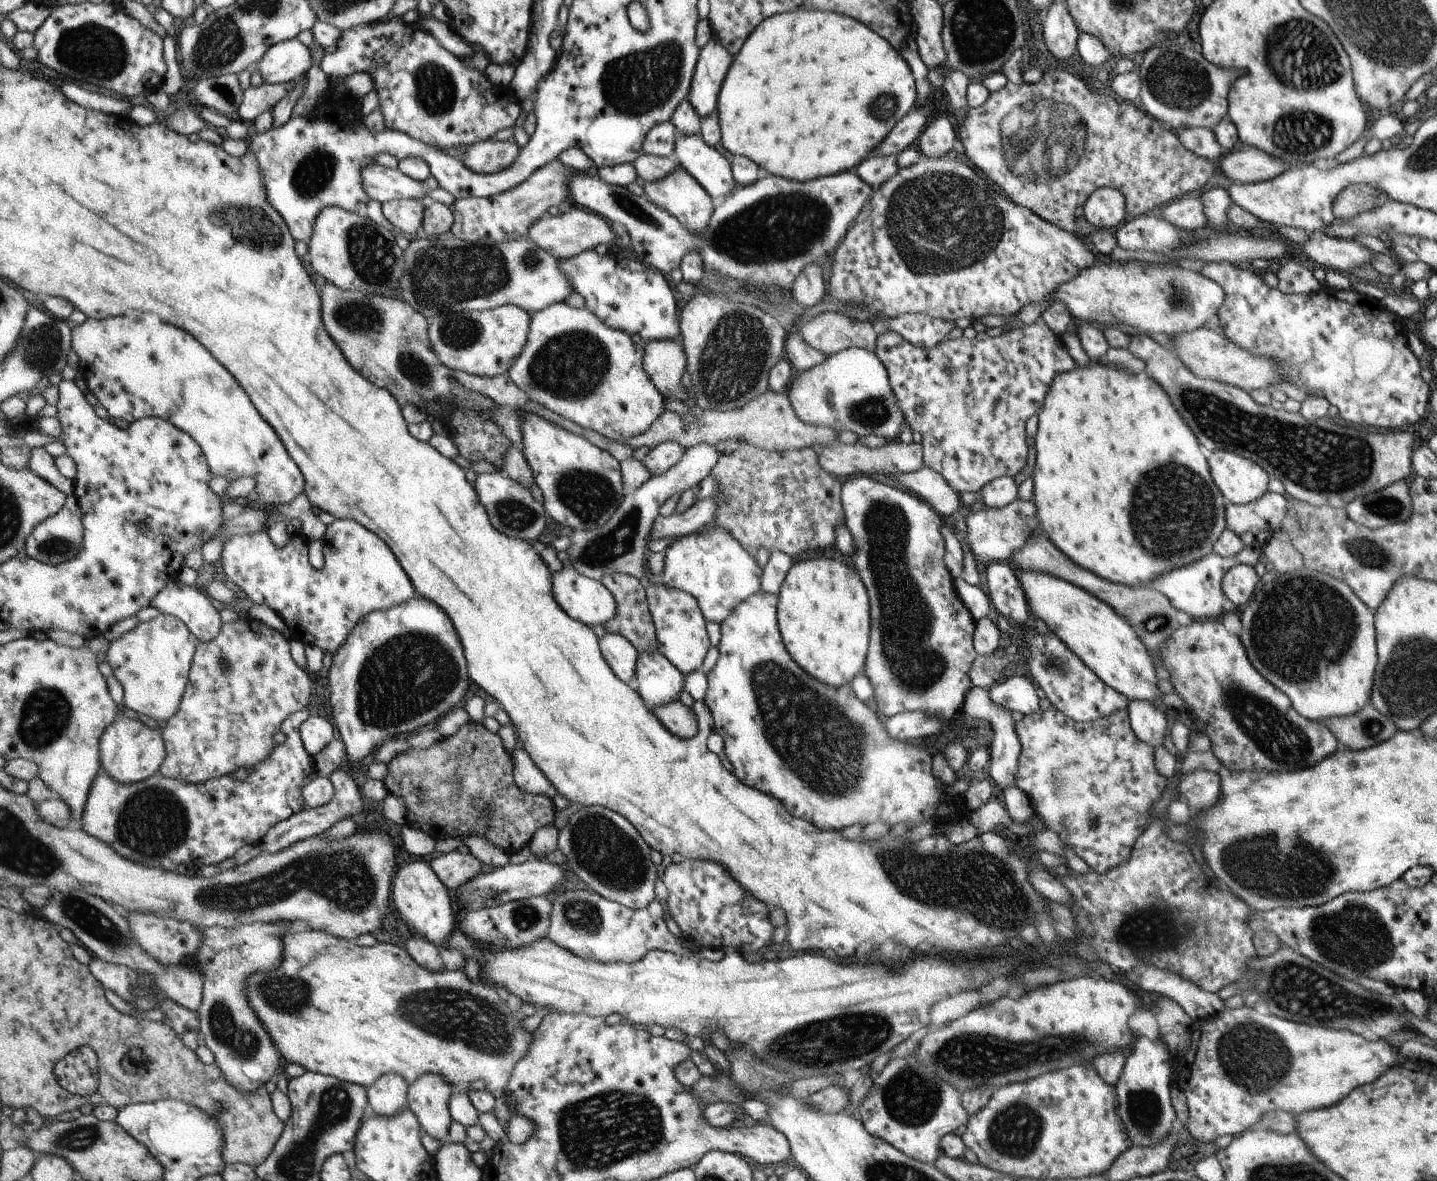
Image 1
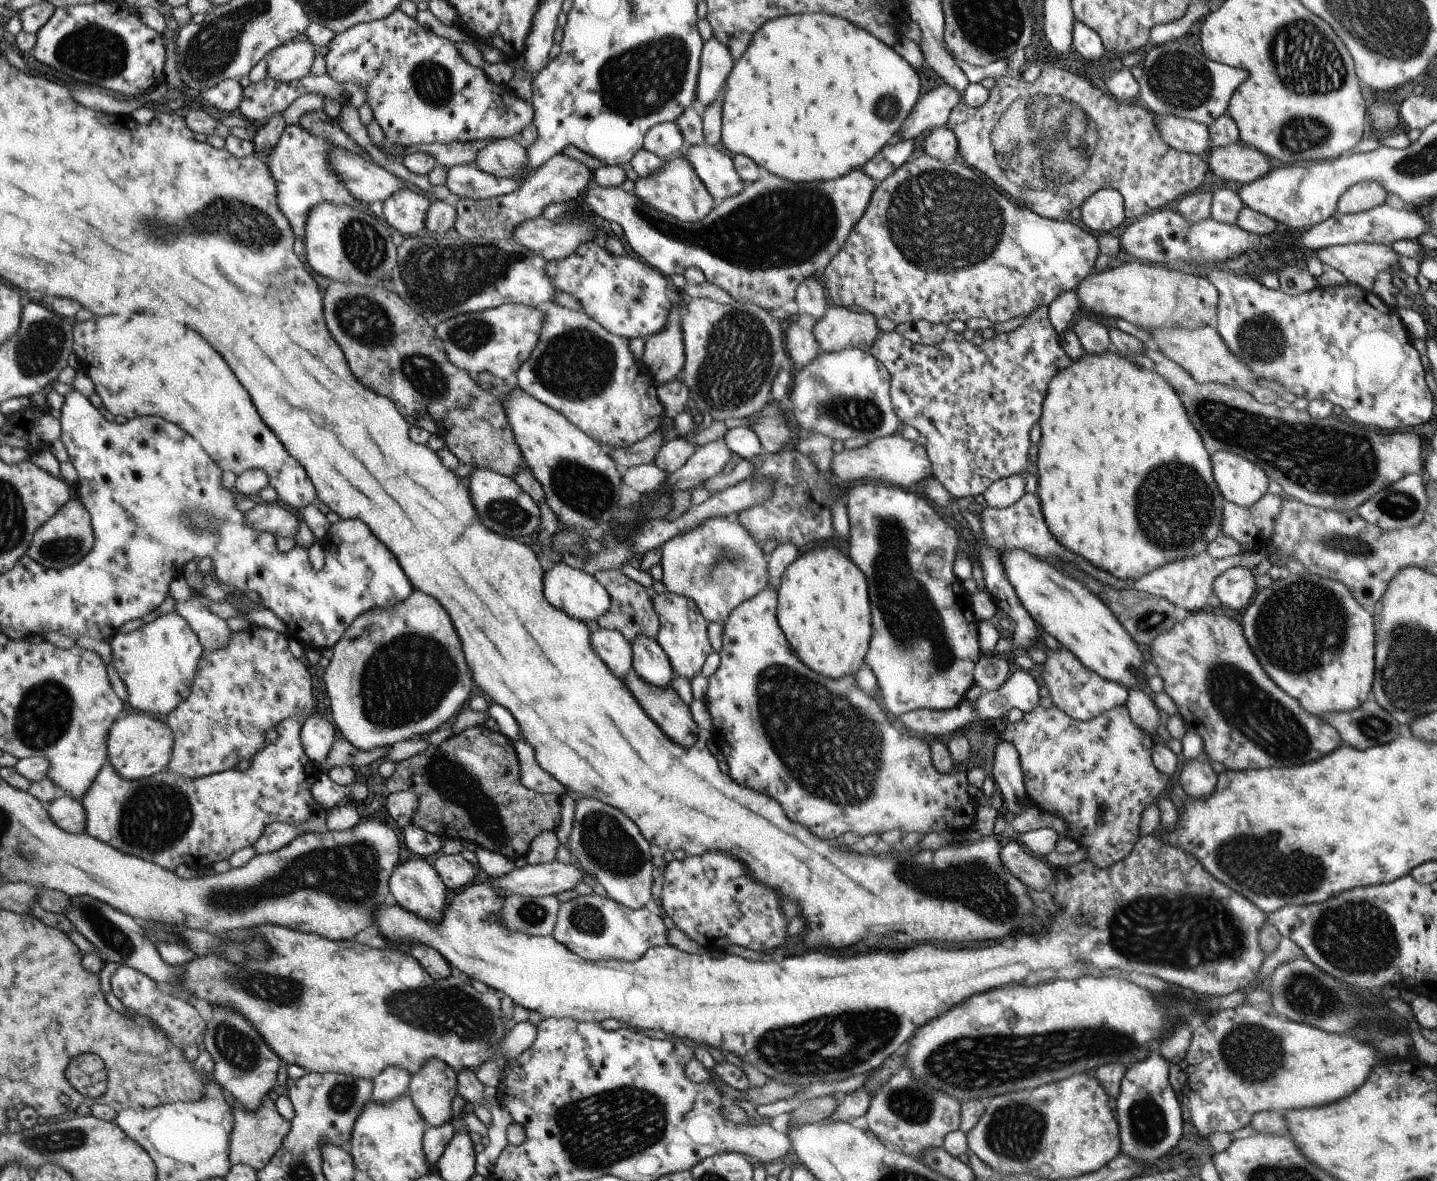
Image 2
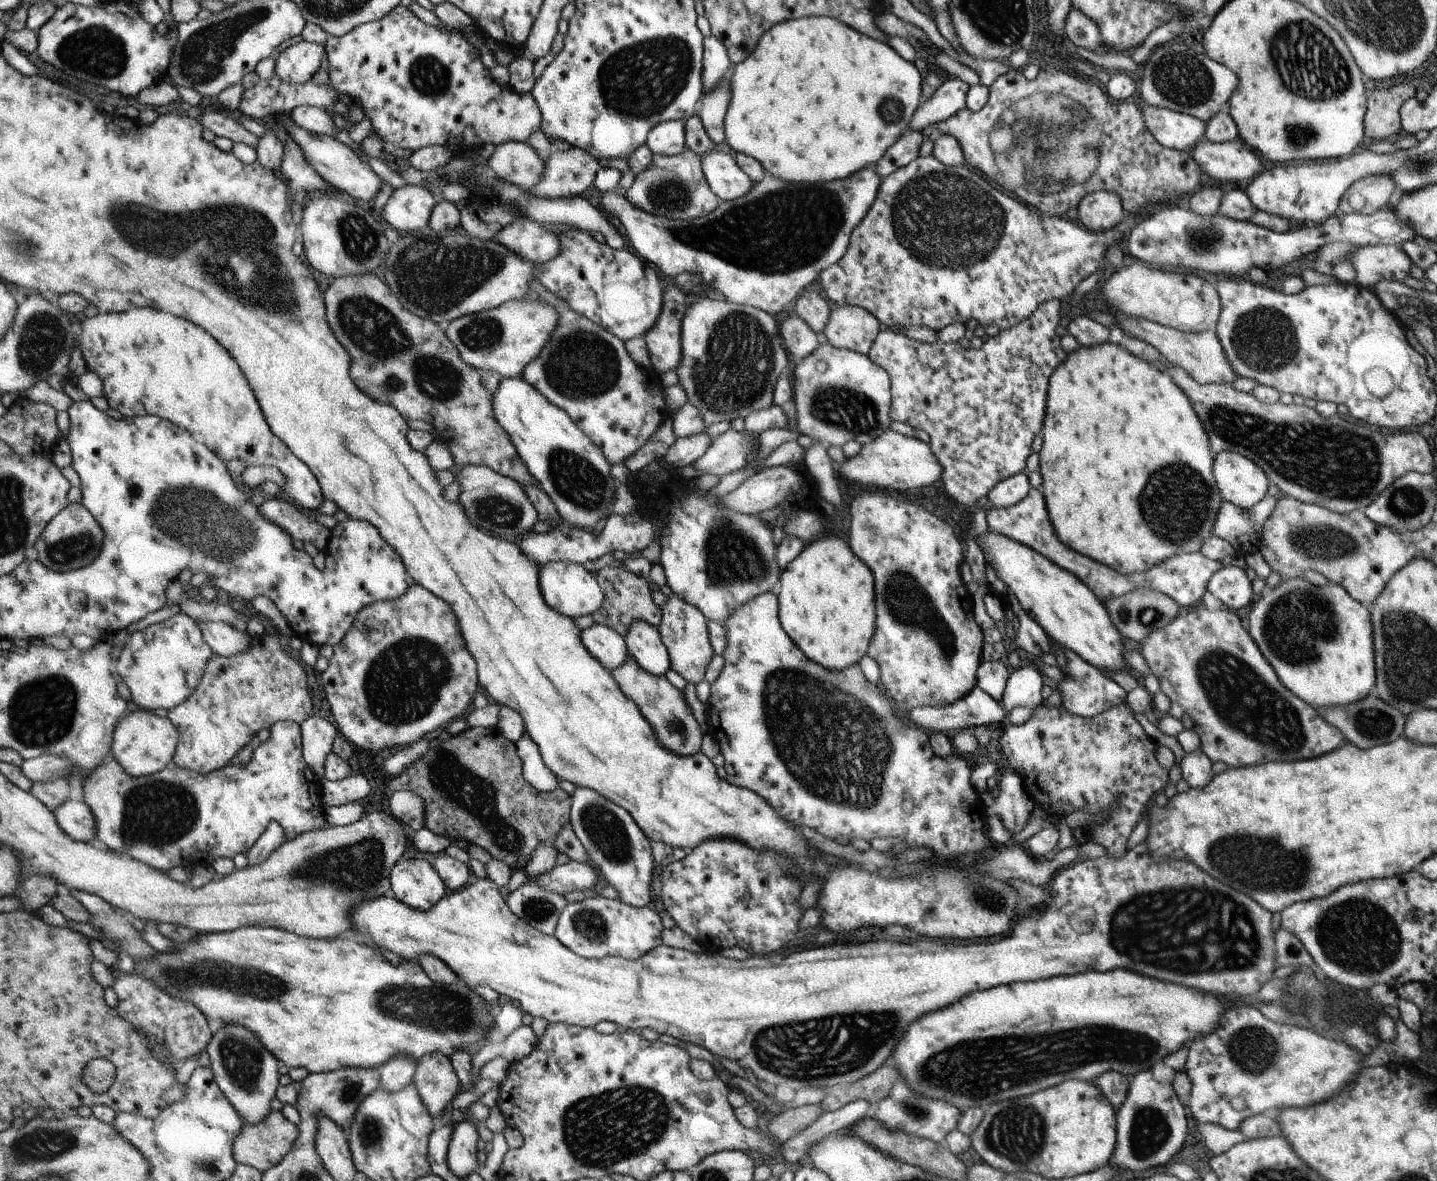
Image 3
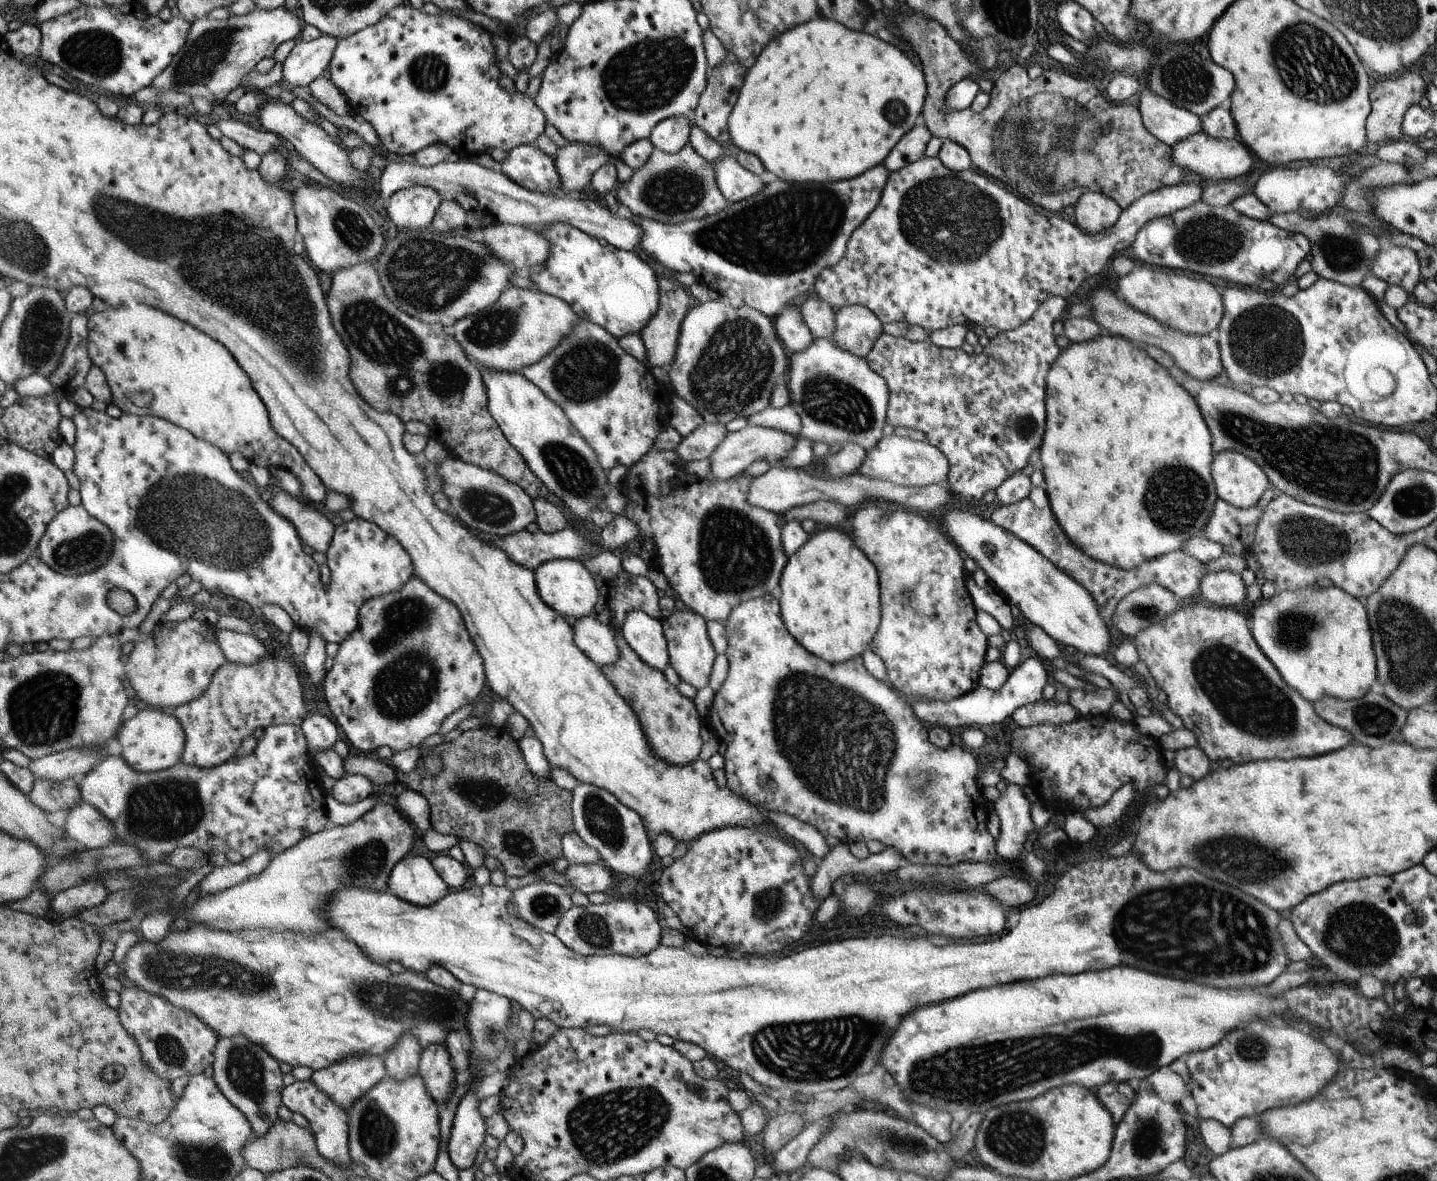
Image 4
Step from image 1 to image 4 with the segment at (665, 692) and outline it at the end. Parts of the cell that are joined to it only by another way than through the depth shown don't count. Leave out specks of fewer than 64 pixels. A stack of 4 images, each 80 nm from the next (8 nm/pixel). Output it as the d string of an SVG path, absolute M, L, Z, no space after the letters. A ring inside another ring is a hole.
M630 609L621 628L622 636L634 652L638 653L646 664L658 670L668 666L664 626L660 619L650 616L640 609Z

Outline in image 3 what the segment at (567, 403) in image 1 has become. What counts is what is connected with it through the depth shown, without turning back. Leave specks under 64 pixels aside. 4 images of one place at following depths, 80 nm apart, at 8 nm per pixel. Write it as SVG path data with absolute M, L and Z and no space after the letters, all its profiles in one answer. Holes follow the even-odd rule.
M572 309L559 312L559 324L549 344L525 367L521 376L534 385L534 388L551 403L565 409L582 432L601 448L611 465L632 458L634 452L648 442L648 438L658 430L658 427L672 417L672 411L665 400L665 392L654 390L654 386L650 384L650 376L636 366L626 342L621 337L614 336L610 330L602 328L602 325L591 321L589 317L582 316Z

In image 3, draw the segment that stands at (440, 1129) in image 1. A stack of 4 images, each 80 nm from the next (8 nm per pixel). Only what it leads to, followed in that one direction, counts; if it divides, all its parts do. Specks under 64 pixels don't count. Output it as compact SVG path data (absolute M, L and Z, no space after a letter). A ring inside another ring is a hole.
M443 1052L424 1055L417 1062L413 1082L431 1115L439 1116L458 1090L452 1061Z

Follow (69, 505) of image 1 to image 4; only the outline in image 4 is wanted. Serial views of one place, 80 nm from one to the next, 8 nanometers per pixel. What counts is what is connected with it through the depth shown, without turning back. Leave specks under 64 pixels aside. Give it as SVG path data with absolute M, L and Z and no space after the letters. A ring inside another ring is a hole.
M70 505L49 524L38 550L40 560L50 568L75 577L98 570L111 557L114 546L115 534L109 526L94 517L83 505Z

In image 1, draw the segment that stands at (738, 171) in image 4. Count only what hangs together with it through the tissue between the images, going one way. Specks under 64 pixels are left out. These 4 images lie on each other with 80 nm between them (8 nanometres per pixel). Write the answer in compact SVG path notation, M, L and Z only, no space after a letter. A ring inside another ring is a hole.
M684 135L676 141L672 154L678 165L686 169L714 198L738 188L732 164L700 135Z

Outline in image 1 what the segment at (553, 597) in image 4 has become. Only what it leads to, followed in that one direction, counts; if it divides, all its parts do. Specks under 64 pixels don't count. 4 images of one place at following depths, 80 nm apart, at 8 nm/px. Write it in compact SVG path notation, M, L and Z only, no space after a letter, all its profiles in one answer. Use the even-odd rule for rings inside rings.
M562 567L553 574L558 604L570 612L574 620L593 627L613 619L617 601L601 581L578 574L574 567Z

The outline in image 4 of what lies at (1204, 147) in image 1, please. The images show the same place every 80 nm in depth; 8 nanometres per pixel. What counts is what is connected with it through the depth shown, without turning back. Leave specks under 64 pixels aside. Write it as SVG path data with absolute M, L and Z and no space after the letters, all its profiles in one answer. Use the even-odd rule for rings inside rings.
M1148 85L1142 86L1138 104L1148 132L1171 147L1203 130L1199 116L1164 99L1151 91Z

